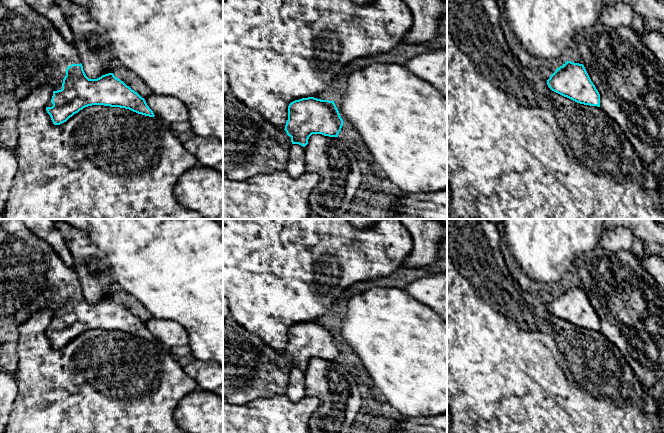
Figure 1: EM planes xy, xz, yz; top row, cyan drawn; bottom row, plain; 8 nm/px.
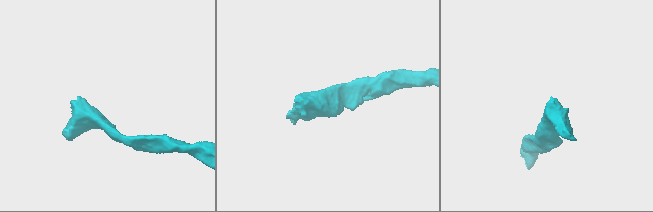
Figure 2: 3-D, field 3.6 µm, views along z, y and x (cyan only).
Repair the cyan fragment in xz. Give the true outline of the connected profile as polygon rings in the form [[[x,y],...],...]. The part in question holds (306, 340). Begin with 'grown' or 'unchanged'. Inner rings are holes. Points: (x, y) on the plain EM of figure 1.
grown; [[[231,316],[223,318],[223,404],[243,405],[256,398],[285,395],[293,368],[305,371],[312,358],[338,361],[343,346],[334,325],[308,321],[289,328],[285,353],[279,354]]]

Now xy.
grown; [[[0,219],[0,371],[15,374],[18,366],[18,327],[40,310],[53,313],[52,331],[46,331],[54,349],[66,346],[85,331],[104,329],[129,333],[154,341],[144,322],[113,297],[89,303],[74,266],[67,265],[57,252],[36,236],[23,219]]]

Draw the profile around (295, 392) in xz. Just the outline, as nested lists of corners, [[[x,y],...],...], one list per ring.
[[[292,368],[288,377],[286,394],[291,402],[299,402],[305,394],[305,374],[299,368]]]

